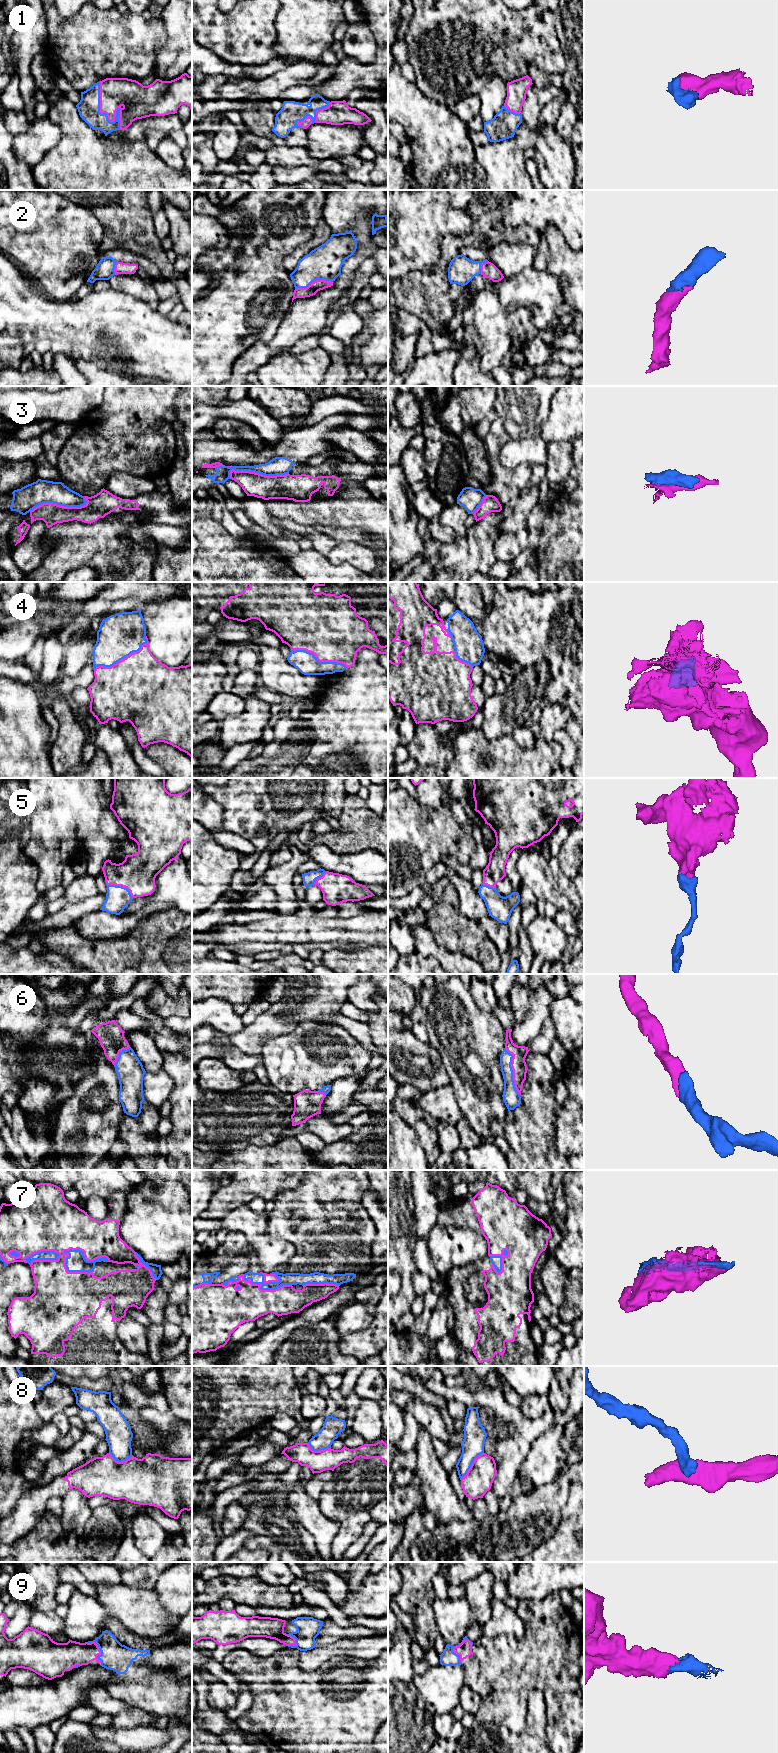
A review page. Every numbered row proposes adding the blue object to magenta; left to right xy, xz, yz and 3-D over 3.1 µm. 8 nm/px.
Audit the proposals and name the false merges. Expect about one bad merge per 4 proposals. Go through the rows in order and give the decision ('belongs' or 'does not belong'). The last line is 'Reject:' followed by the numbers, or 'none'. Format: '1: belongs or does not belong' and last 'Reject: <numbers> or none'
1: belongs
2: belongs
3: does not belong
4: belongs
5: belongs
6: belongs
7: belongs
8: does not belong
9: belongs
Reject: 3, 8

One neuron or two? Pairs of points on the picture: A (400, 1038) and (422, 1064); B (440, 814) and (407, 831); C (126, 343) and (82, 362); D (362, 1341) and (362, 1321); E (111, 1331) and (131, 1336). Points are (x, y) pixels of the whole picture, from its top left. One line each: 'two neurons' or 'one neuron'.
A: one neuron
B: one neuron
C: two neurons
D: two neurons
E: two neurons

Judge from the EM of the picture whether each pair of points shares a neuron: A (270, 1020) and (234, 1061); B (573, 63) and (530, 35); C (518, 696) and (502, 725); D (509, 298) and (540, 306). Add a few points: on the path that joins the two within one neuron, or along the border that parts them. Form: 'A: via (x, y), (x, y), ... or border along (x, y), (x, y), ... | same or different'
A: border along (260, 1054), (227, 1048), (219, 1058) | different
B: border along (561, 47), (567, 69) | different
C: via (516, 703), (502, 718) | same
D: via (517, 298), (532, 298) | same

